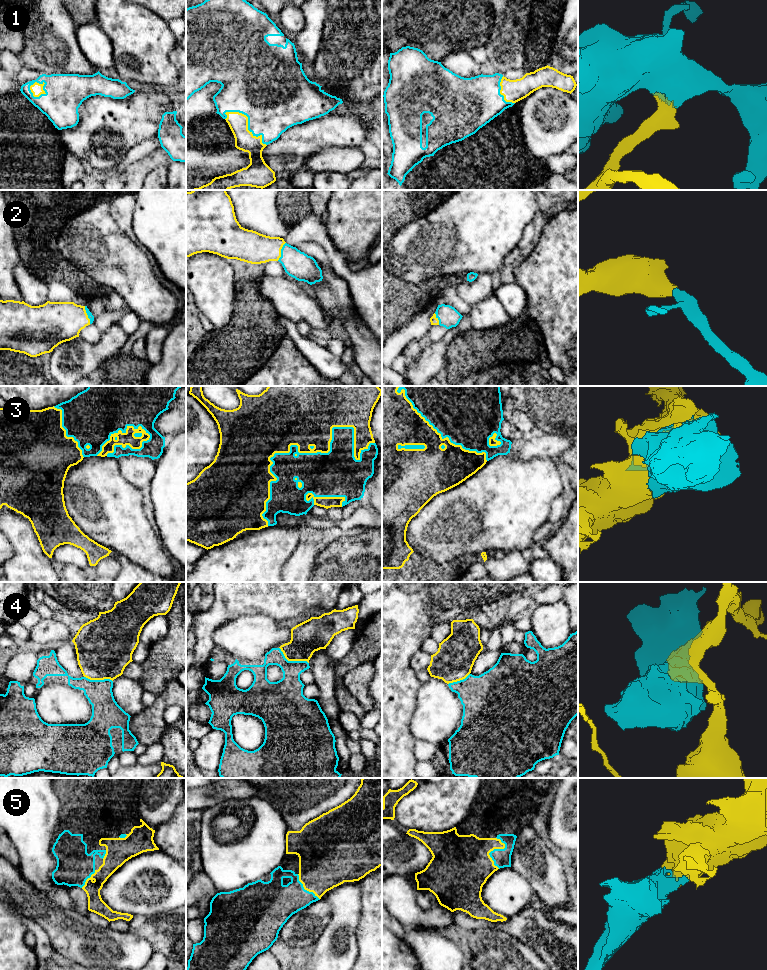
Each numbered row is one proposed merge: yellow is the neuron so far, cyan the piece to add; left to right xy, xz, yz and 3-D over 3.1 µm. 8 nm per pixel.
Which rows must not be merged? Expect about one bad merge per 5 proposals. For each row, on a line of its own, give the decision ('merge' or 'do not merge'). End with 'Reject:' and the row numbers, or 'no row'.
1: merge
2: merge
3: merge
4: do not merge
5: merge
Reject: 4

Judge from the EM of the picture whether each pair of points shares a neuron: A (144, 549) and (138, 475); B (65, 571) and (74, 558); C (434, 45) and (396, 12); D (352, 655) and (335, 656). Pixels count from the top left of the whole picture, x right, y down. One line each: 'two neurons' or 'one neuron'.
A: two neurons
B: two neurons
C: one neuron
D: two neurons

